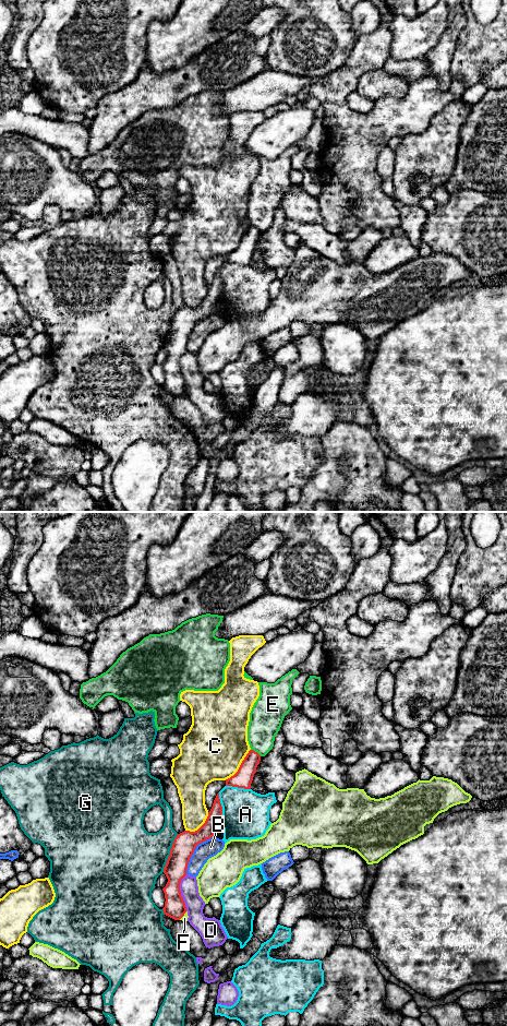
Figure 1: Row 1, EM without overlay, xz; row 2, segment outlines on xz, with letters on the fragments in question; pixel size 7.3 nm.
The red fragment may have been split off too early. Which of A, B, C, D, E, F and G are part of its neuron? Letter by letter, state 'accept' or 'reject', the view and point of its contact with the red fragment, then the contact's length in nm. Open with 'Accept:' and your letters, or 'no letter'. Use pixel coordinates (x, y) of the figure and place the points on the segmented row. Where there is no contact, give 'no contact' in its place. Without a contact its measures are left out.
Accept: no letter
A: reject; contact xz (221, 808); length 240 nm
B: reject; contact xz (193, 851); length 360 nm
C: reject; contact xz (240, 766); length 300 nm
D: reject; contact xz (180, 893); length 280 nm
E: reject; contact xz (256, 752); length 90 nm
F: reject; contact xz (182, 916); length 90 nm
G: reject; contact xz (170, 852); length 300 nm

